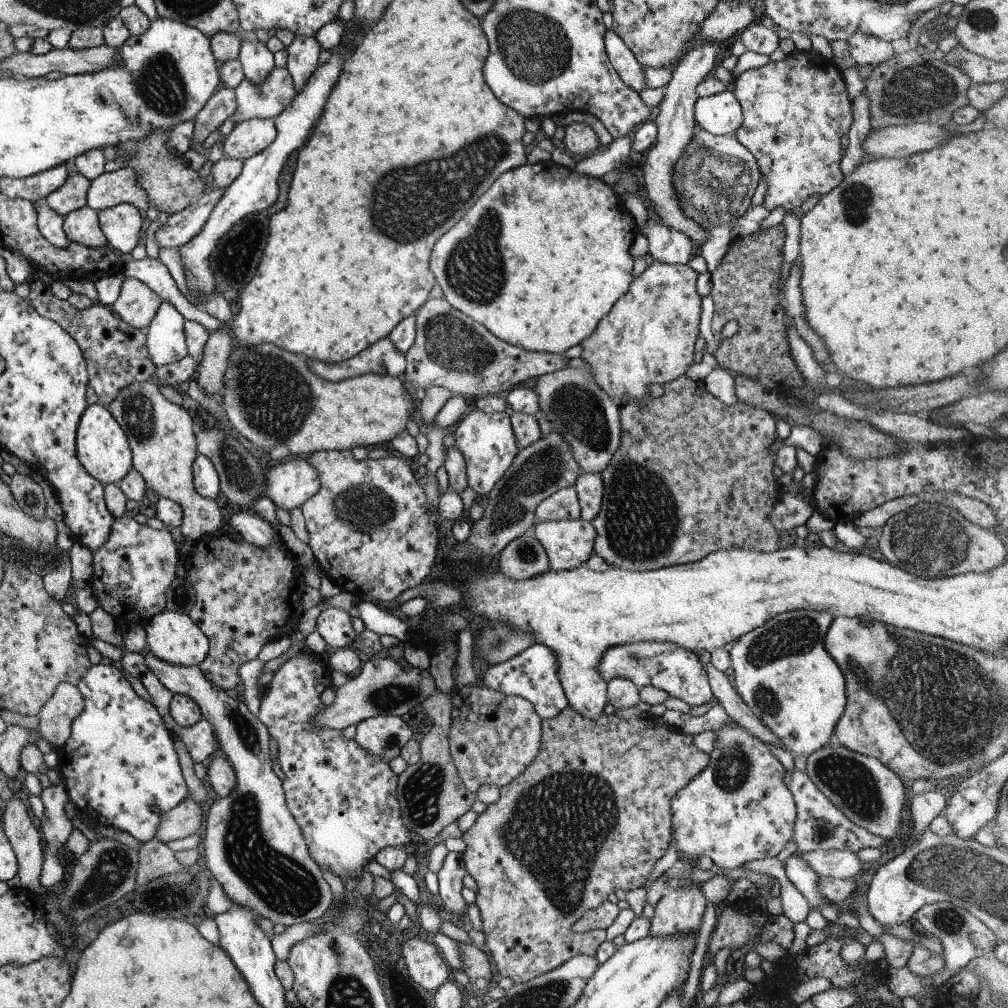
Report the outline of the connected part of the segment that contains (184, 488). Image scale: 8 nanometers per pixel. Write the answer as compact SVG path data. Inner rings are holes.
M151 379L145 380L145 382L133 382L129 386L121 388L119 394L115 394L115 398L104 407L125 434L125 439L132 455L132 468L143 478L146 487L155 491L159 497L173 500L173 502L177 502L181 506L183 518L179 528L183 537L197 541L221 529L224 523L217 504L215 504L214 500L199 496L193 490L191 468L197 456L196 441L195 434L193 434L193 422L182 406L167 402L159 392L154 379Z

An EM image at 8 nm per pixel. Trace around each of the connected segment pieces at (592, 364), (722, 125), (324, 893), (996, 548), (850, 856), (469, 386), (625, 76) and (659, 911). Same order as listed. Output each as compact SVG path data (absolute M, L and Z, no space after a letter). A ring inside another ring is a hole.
M653 260L639 276L633 276L627 292L615 300L609 312L599 320L595 331L579 344L582 348L579 358L591 370L591 380L617 406L621 406L625 398L635 400L635 404L649 403L649 384L667 384L684 375L685 370L693 365L693 346L701 312L700 297L696 292L697 276L685 264L665 264Z
M723 90L709 97L698 97L694 123L711 135L732 135L741 126L742 113L732 92Z
M146 648L139 654L143 656L147 670L157 678L161 686L173 695L182 694L195 702L202 719L212 727L219 748L228 757L235 774L235 788L227 796L217 798L205 814L205 836L200 846L205 866L221 886L226 899L234 905L253 910L259 917L270 920L274 925L282 924L289 927L322 920L333 906L333 897L319 867L309 857L295 818L291 817L291 812L287 809L281 780L271 769L267 746L269 736L265 726L247 710L243 702L229 698L223 690L216 689L207 682L198 666L167 664L163 660L157 660Z
M917 502L894 514L878 529L878 547L885 561L915 577L937 579L965 573L983 573L1005 561L1000 534L968 522L948 506Z
M815 850L813 852L799 851L799 856L809 864L809 867L818 877L853 879L857 876L861 865L855 853L855 850Z
M443 297L427 299L414 316L414 342L405 352L406 366L400 380L408 393L436 386L454 395L496 395L531 378L565 369L568 361L563 353L527 352L499 340L471 318L451 308Z
M610 29L605 31L603 43L607 59L623 85L637 93L645 90L643 70L627 46Z
M693 882L676 891L669 890L654 906L648 935L651 938L697 935L706 904Z

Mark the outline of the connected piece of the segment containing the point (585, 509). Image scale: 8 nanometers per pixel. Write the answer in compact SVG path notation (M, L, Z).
M581 472L574 483L580 509L580 519L590 522L599 513L602 496L602 481L599 473Z

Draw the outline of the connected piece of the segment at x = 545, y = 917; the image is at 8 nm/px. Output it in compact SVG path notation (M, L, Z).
M570 707L563 708L554 718L549 718L549 720L540 720L540 738L539 738L539 750L537 750L537 754L535 754L535 758L527 764L527 768L519 774L516 778L513 778L509 784L503 786L499 789L499 798L497 798L497 802L493 802L493 804L487 805L485 811L479 816L475 818L475 824L473 826L469 826L467 830L465 830L460 838L465 844L465 850L460 853L461 864L463 864L463 870L465 870L466 874L468 874L476 884L476 892L475 892L475 906L479 909L479 917L481 918L481 932L483 936L485 936L485 952L489 952L488 960L490 961L490 965L493 968L493 972L496 977L508 977L513 983L525 983L526 981L532 980L541 974L545 974L555 968L558 968L561 964L564 964L567 960L574 958L578 955L585 956L594 956L599 945L603 943L606 939L607 931L604 930L591 930L590 933L575 933L571 930L571 924L573 922L577 922L583 914L595 910L596 907L599 907L601 903L603 903L607 899L607 895L613 893L616 890L621 889L623 892L627 893L630 890L634 890L640 888L645 880L647 880L647 876L651 872L651 868L653 865L663 854L665 854L665 850L667 850L667 846L670 840L671 834L671 822L670 822L670 801L671 798L675 797L675 794L678 793L685 784L688 784L691 781L691 778L695 778L705 766L707 766L707 753L703 753L699 751L695 746L693 746L693 742L691 742L691 735L683 734L683 732L679 732L679 730L675 730L675 728L671 728L671 726L665 725L662 723L656 723L655 720L651 716L644 716L639 718L633 718L633 720L622 720L617 718L614 715L607 714L599 714L597 718L583 718L581 714L577 714L575 710L572 710Z

